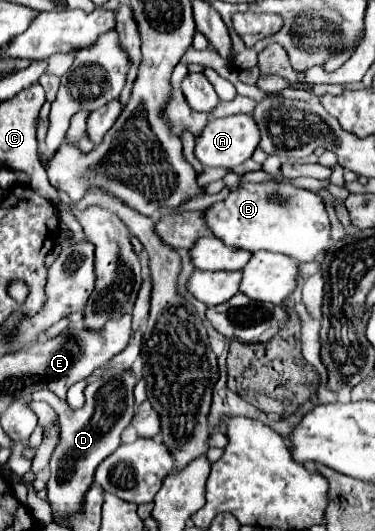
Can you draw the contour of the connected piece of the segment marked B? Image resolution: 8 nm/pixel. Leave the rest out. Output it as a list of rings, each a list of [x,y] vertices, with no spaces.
[[[243,183],[225,201],[205,211],[205,225],[211,235],[227,247],[245,251],[273,251],[301,261],[313,261],[329,241],[329,217],[321,197],[311,191],[295,189],[289,183]]]

